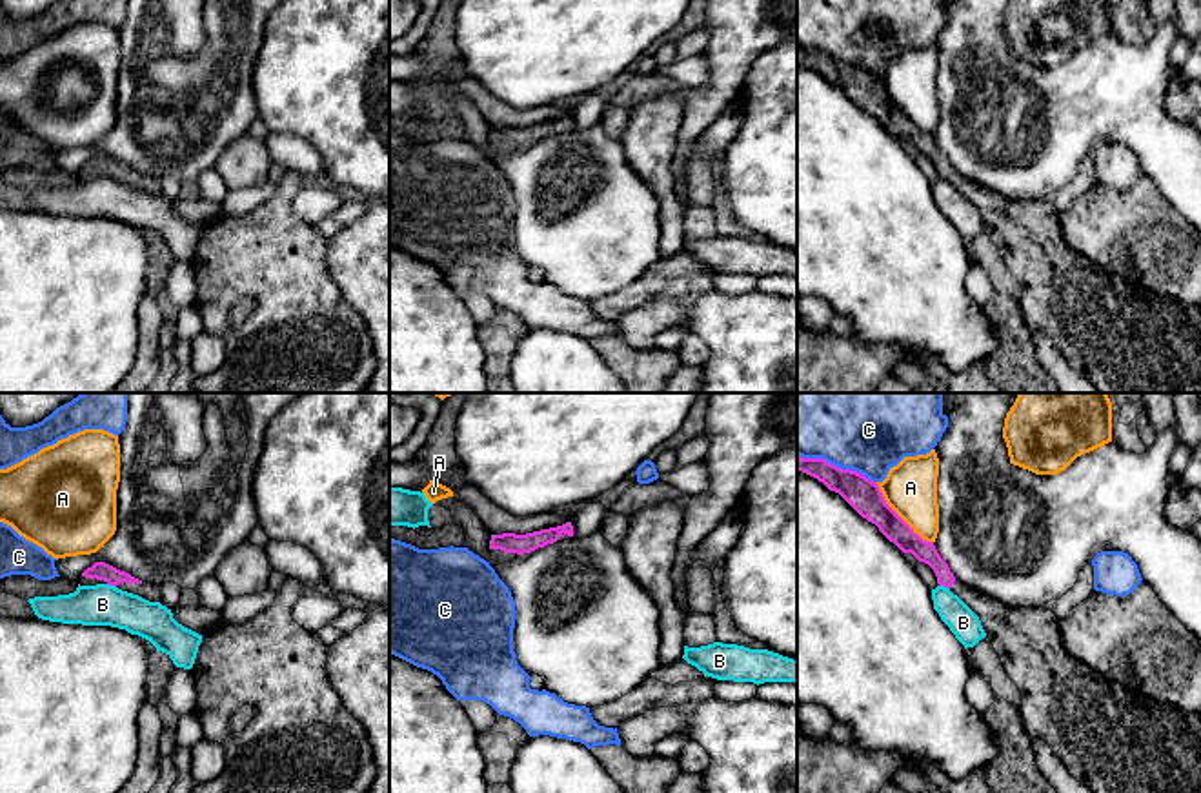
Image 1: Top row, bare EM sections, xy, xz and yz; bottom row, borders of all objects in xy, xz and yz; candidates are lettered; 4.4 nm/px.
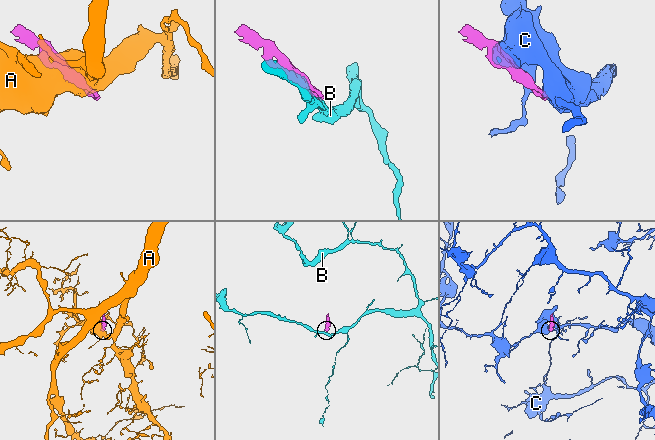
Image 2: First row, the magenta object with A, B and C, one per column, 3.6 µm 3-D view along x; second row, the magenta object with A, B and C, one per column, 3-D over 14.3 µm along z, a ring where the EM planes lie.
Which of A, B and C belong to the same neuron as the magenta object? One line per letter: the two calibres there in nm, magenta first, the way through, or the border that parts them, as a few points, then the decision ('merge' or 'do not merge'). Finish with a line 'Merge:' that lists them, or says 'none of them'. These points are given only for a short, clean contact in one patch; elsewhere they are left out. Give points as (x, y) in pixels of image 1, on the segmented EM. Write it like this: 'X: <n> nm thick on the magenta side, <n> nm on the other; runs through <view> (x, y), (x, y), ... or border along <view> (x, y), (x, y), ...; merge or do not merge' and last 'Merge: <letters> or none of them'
A: 150 nm thick on the magenta side, 240 nm on the other; do not merge
B: 100 nm thick on the magenta side, 140 nm on the other; border along yz (939, 584), (948, 590); do not merge
C: 150 nm thick on the magenta side, 500 nm on the other; do not merge
Merge: none of them

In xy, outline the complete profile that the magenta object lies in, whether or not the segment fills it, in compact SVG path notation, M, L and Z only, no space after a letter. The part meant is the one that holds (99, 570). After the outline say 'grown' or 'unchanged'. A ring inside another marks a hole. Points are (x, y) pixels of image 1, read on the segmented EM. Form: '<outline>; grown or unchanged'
M95 562L91 567L87 567L80 580L80 586L96 586L96 584L109 584L122 591L138 595L149 602L160 602L160 586L153 582L142 582L135 577L131 577L126 571L120 571L106 562Z; grown

